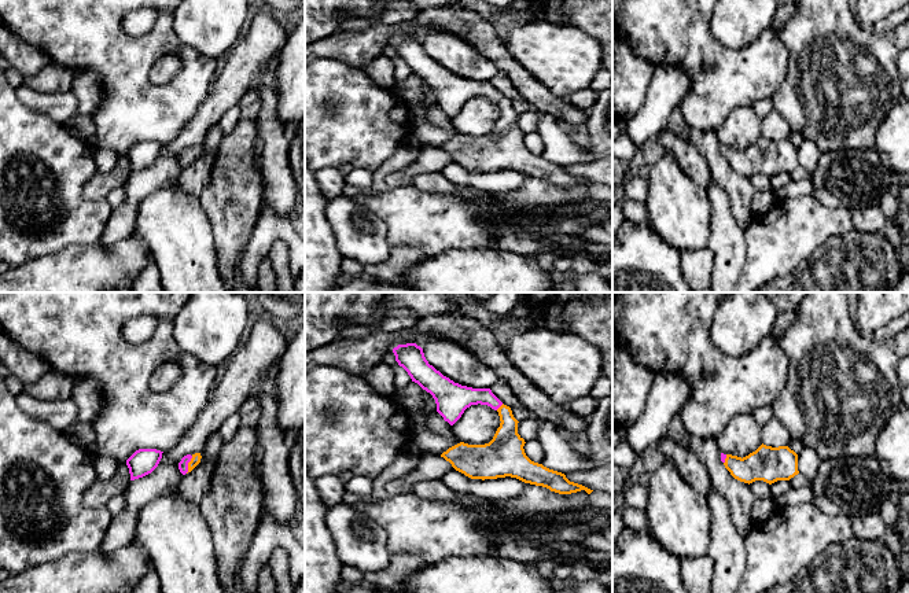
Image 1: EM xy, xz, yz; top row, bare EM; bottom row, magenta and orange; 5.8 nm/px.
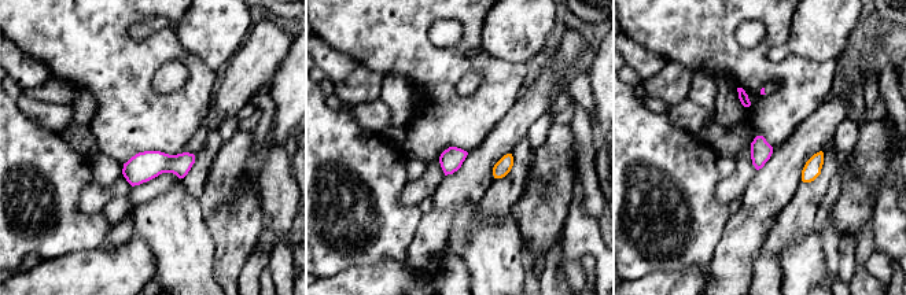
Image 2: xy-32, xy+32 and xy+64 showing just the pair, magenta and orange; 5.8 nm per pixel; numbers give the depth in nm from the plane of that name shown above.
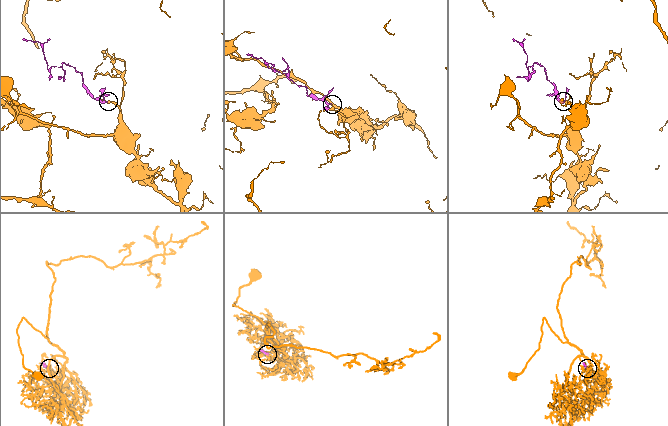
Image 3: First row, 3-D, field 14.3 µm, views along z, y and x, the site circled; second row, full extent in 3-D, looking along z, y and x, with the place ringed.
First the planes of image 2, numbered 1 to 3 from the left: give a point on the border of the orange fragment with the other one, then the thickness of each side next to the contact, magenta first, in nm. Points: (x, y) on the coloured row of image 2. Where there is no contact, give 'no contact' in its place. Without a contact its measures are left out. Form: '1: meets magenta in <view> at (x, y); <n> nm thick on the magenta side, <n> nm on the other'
1: no contact
2: no contact
3: no contact

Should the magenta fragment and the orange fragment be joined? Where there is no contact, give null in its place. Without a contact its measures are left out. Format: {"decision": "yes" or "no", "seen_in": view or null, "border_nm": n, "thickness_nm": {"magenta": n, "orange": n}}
{"decision": "yes", "seen_in": "xy", "border_nm": 110, "thickness_nm": {"magenta": 60, "orange": 60}}

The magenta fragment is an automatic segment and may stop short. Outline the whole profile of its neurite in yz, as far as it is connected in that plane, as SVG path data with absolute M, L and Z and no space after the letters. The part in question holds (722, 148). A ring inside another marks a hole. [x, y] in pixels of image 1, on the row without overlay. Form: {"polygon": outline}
{"polygon": "M762 136L743 151L721 146L721 154L735 172L748 177L755 173L772 177L799 166L798 147L788 139L772 140Z"}

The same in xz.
{"polygon": "M416 36L398 37L393 41L395 54L412 74L430 85L437 104L453 118L471 97L487 97L498 104L500 119L485 137L460 135L441 147L452 159L471 172L516 170L525 176L542 178L559 187L593 183L570 174L564 166L531 154L525 146L525 132L518 126L518 113L490 81L472 81L454 75L437 63Z"}

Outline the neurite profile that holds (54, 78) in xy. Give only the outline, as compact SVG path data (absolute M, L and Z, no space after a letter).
M51 60L40 73L25 78L23 84L40 93L65 93L71 91L73 81L73 70Z

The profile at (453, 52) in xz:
M430 30L422 41L428 56L454 75L472 81L490 81L498 73L490 59L483 58L456 33Z

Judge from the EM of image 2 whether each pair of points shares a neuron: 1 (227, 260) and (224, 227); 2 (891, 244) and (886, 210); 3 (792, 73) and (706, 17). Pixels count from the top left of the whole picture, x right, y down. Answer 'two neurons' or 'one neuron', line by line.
1: one neuron
2: one neuron
3: one neuron

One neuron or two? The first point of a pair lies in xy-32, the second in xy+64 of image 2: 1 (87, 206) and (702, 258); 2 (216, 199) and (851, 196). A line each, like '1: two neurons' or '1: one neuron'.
1: two neurons
2: one neuron

